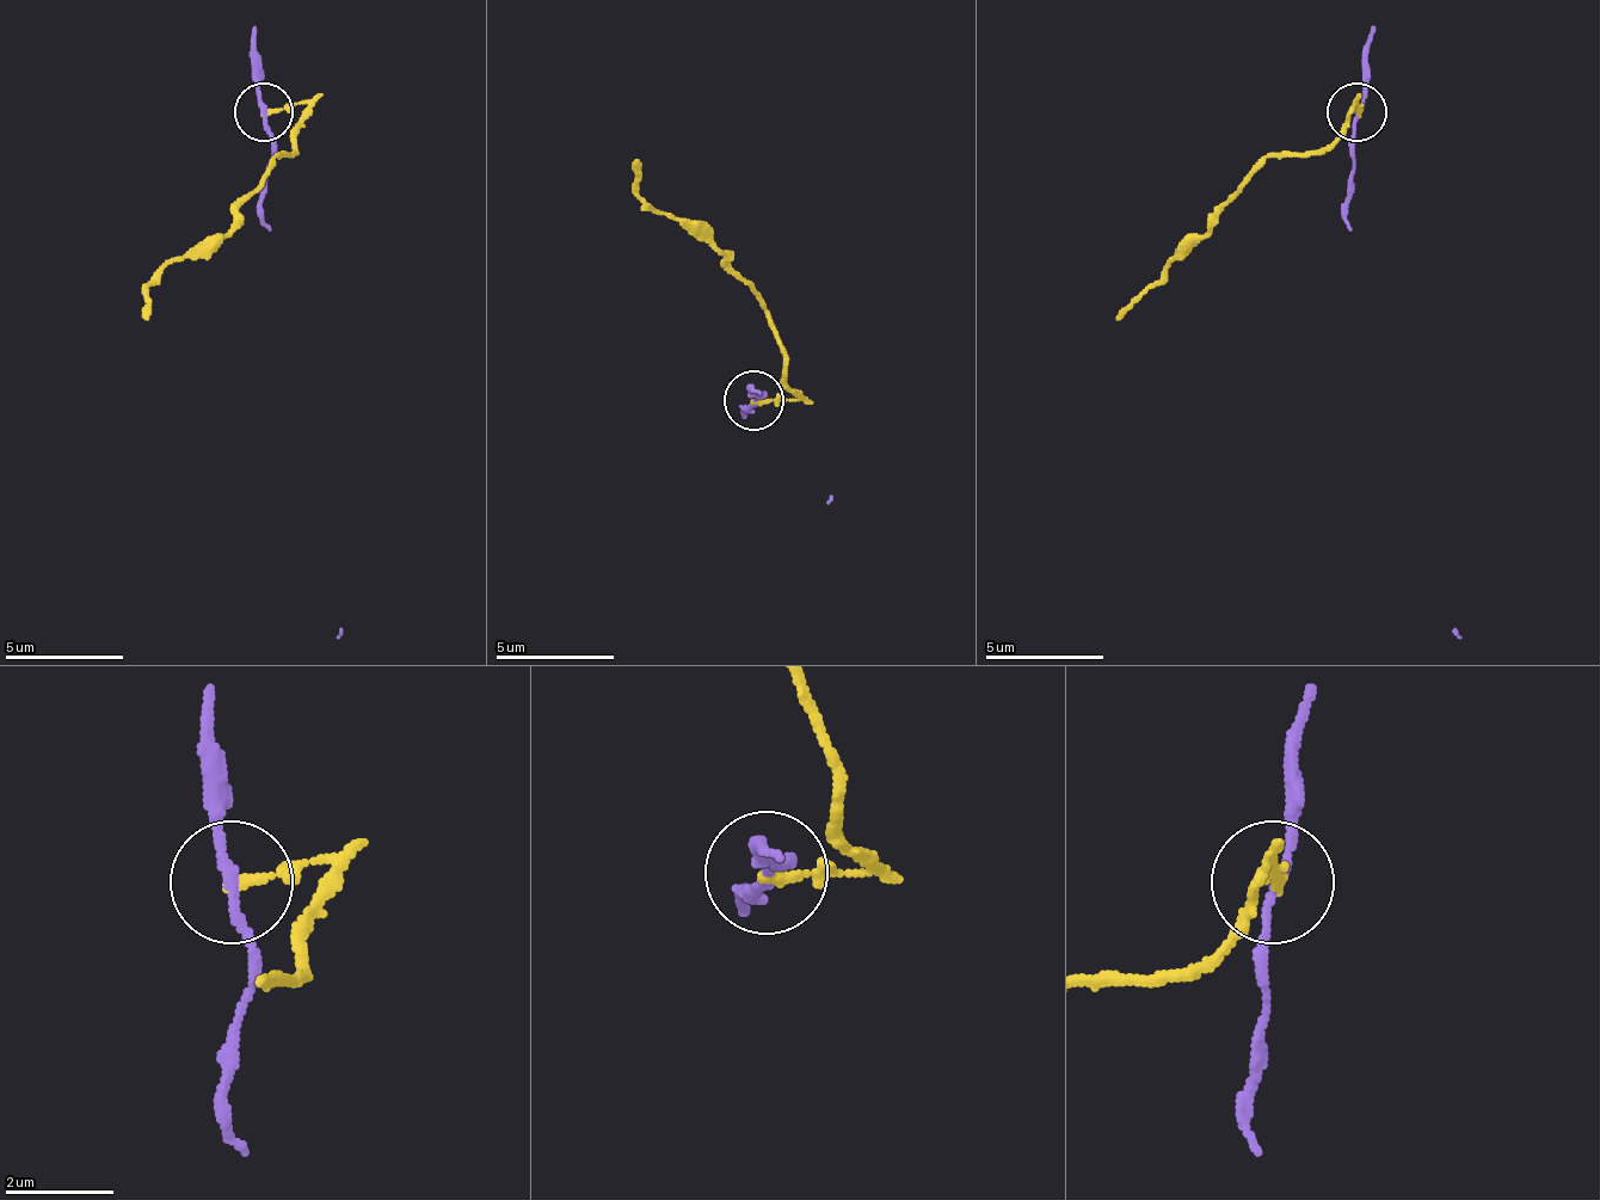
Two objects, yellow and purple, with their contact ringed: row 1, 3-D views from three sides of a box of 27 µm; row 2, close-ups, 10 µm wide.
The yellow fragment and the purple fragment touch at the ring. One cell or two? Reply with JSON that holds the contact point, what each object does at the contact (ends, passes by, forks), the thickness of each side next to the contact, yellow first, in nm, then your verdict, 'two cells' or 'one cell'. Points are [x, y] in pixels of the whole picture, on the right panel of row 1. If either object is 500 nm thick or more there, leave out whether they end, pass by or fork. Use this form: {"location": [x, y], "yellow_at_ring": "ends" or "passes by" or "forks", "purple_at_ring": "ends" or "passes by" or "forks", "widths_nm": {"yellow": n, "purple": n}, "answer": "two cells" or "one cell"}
{"location": [1357, 112], "yellow_at_ring": "ends", "purple_at_ring": "passes by", "widths_nm": {"yellow": 160, "purple": 160}, "answer": "two cells"}

